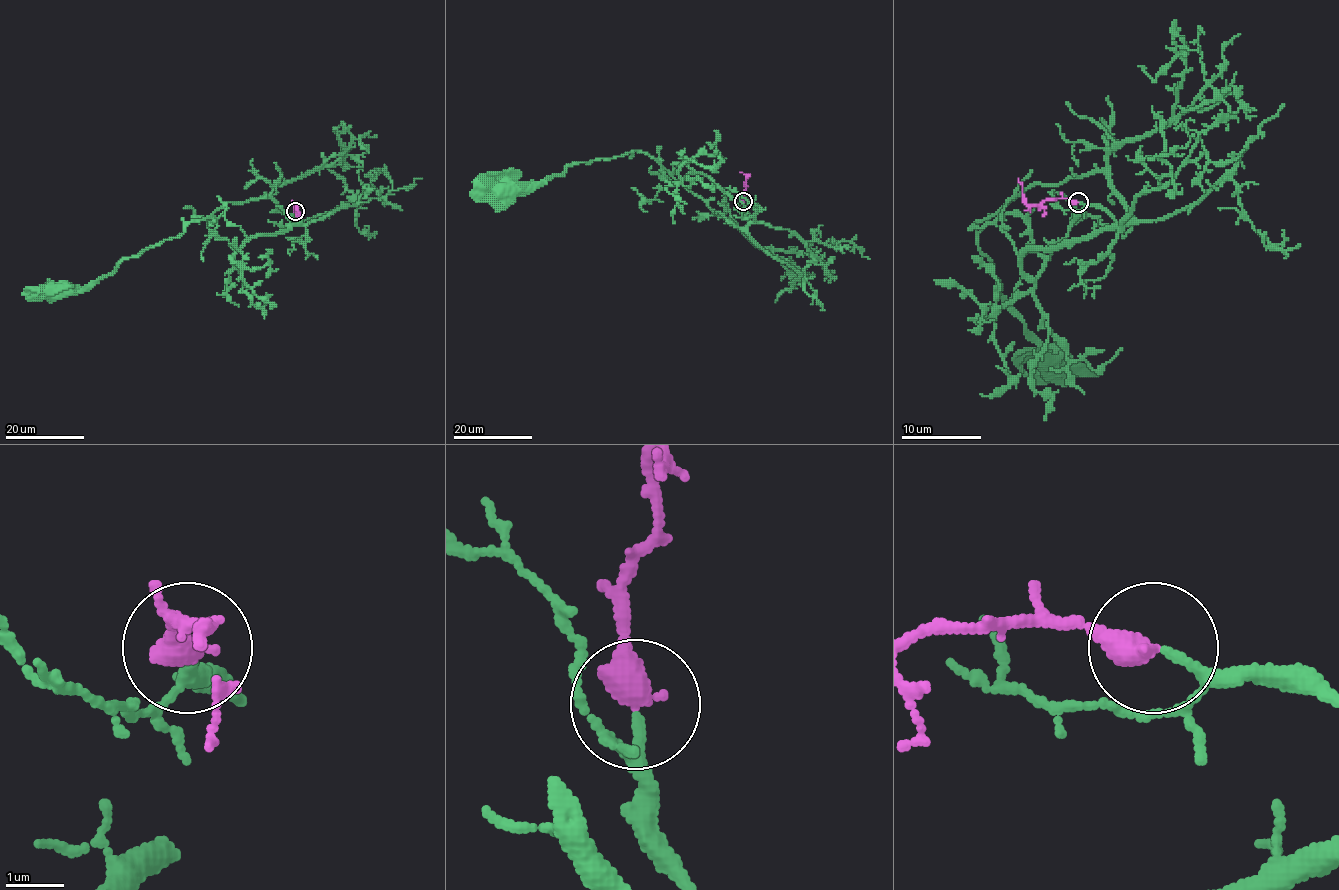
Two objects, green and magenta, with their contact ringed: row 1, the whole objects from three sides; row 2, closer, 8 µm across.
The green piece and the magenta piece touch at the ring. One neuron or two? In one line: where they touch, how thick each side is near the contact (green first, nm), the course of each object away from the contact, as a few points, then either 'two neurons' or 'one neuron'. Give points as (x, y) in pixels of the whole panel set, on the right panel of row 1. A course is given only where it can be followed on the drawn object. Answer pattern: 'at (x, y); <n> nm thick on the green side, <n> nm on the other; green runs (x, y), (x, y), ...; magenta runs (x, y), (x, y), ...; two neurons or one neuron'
at (1078, 202); 120 nm thick on the green side, 480 nm on the other; green runs (1078, 202), (1132, 218), (1106, 176), (1088, 172), (1032, 184), (976, 224), (1040, 364), (1068, 366); magenta runs (1078, 202), (1056, 198), (1028, 204), (1022, 196), (1018, 178); one neuron

